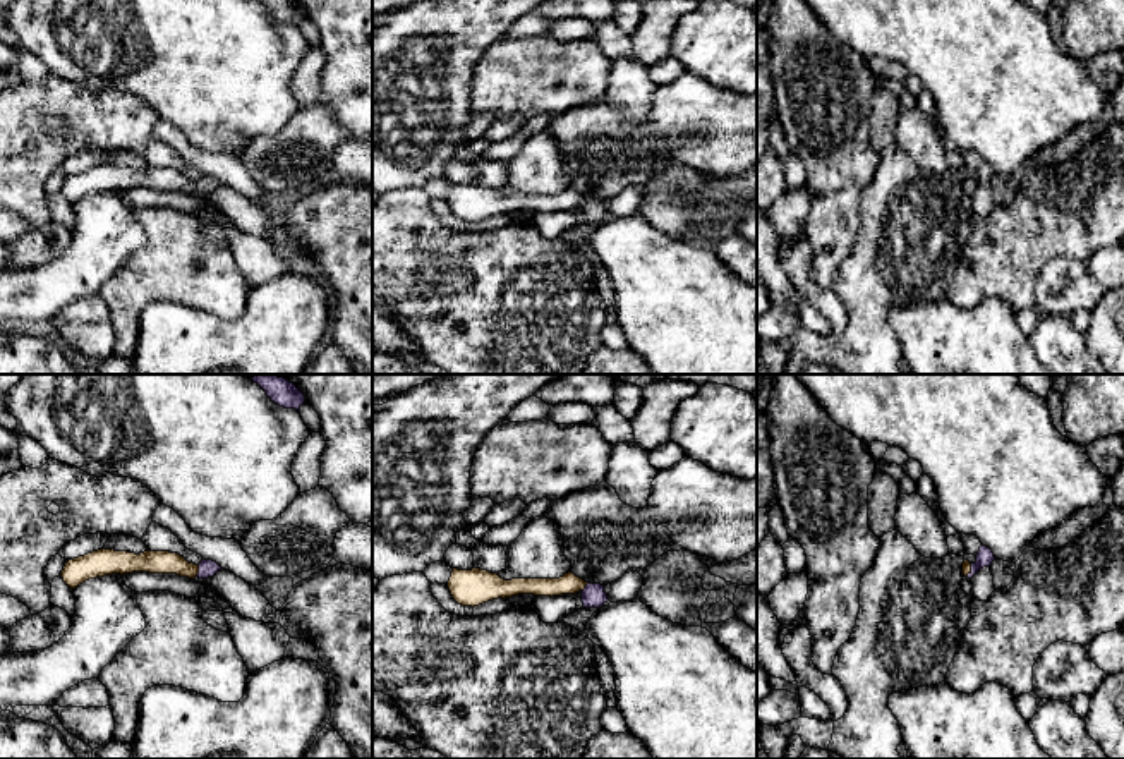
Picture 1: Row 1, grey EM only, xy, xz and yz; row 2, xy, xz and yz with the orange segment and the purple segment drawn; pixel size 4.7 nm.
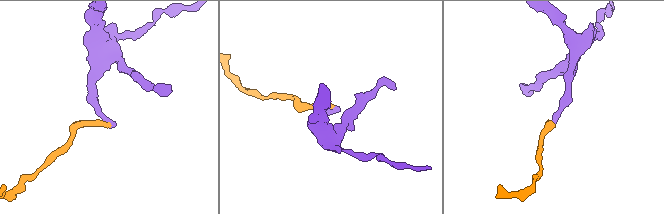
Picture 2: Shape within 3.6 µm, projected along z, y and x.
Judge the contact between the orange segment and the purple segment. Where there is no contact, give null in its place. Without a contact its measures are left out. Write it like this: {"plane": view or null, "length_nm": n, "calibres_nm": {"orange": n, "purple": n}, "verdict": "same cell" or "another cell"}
{"plane": "xy", "length_nm": 60, "calibres_nm": {"orange": 110, "purple": 80}, "verdict": "same cell"}

